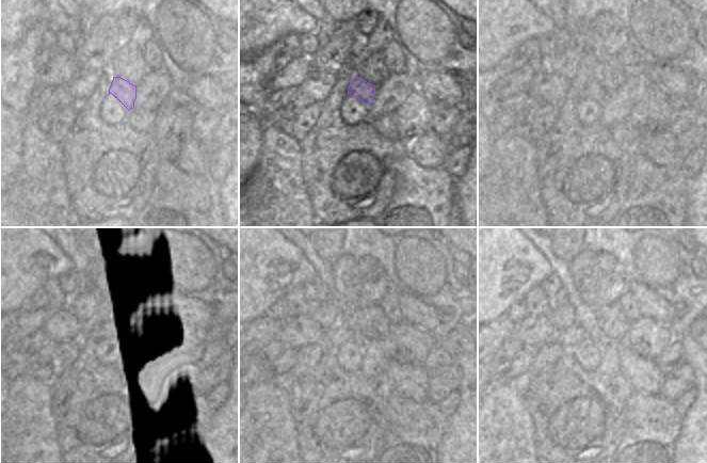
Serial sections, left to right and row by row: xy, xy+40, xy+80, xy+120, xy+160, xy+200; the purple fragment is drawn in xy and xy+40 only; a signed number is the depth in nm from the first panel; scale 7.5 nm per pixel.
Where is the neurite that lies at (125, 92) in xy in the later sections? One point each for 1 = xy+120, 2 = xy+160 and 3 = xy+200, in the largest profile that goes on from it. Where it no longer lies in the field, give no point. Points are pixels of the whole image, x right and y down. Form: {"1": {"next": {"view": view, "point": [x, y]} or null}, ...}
{"1": {"next": {"view": "xy+120", "point": [103, 326]}}, "2": {"next": {"view": "xy+160", "point": [335, 336]}}, "3": {"next": {"view": "xy+200", "point": [571, 337]}}}

